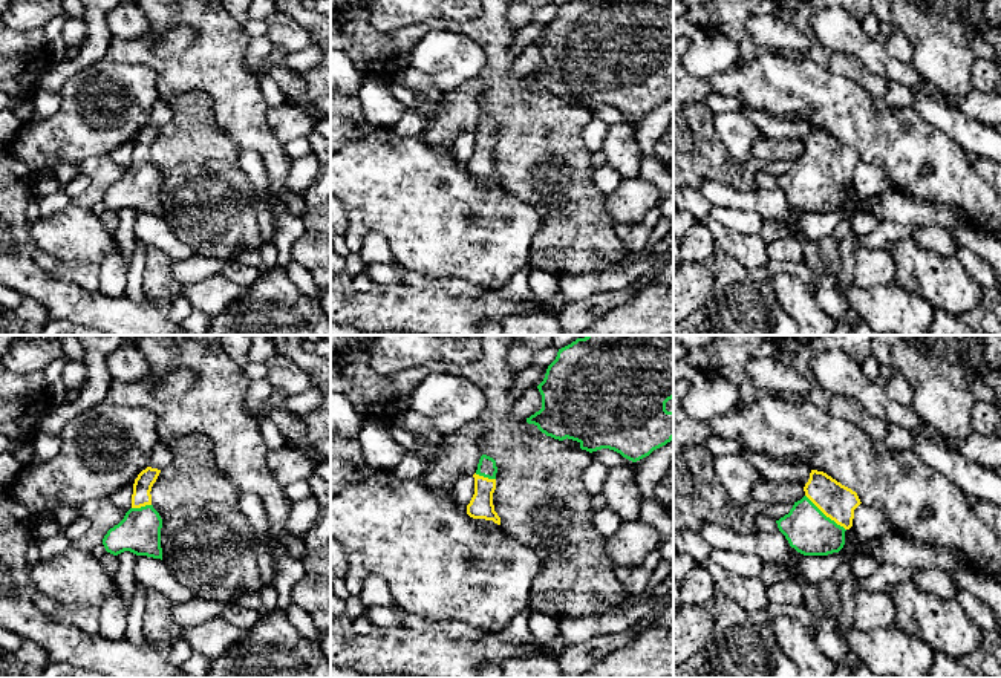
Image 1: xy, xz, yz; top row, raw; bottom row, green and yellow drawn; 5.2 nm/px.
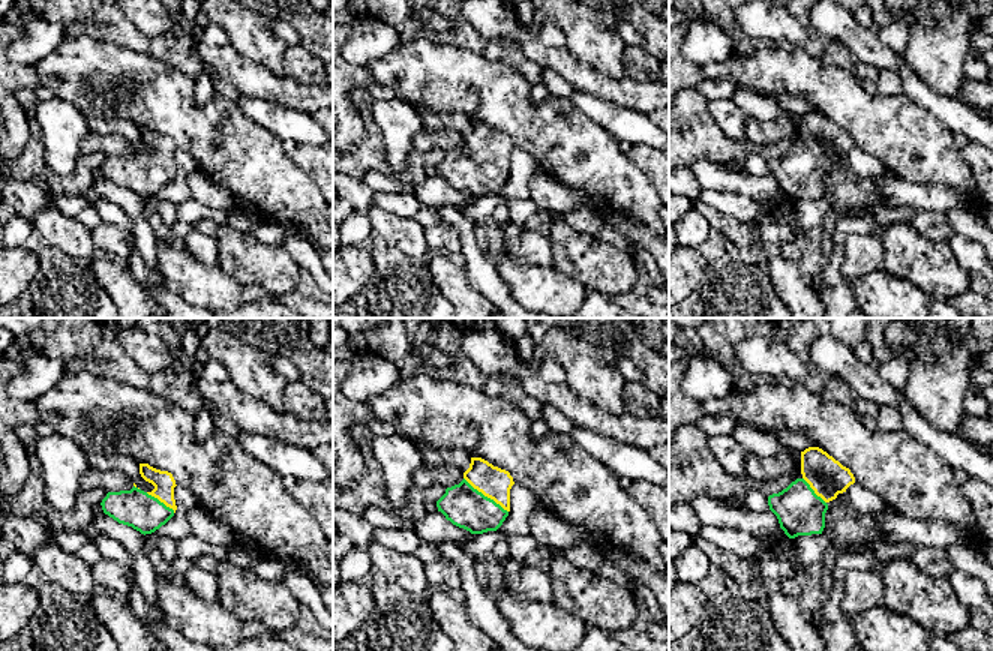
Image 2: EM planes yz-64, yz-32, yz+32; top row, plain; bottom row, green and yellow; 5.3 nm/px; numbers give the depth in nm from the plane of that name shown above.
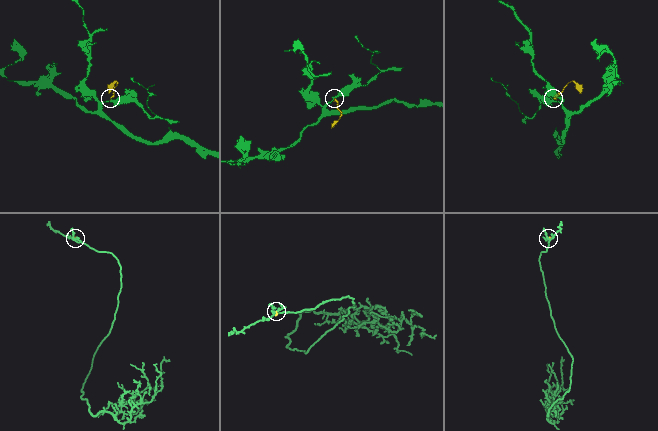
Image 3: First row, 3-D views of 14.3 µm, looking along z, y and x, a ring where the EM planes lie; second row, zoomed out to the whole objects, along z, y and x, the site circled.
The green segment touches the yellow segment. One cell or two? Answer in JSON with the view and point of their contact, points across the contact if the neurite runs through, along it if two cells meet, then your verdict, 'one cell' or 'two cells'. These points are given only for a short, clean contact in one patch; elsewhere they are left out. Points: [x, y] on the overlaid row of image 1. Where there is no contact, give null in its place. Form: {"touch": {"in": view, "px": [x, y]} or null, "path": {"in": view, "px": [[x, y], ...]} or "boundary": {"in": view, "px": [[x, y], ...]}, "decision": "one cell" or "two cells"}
{"touch": {"in": "yz", "px": [824, 515]}, "path": {"in": "yz", "px": [[805, 527], [811, 527], [824, 515], [836, 501]]}, "decision": "one cell"}

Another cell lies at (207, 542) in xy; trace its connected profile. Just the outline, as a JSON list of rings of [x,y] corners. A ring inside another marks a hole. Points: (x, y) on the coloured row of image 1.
[[[193,433],[170,444],[173,461],[152,487],[152,505],[162,519],[162,562],[196,598],[230,601],[240,594],[260,592],[256,533],[239,507],[239,493],[217,468],[211,441]]]

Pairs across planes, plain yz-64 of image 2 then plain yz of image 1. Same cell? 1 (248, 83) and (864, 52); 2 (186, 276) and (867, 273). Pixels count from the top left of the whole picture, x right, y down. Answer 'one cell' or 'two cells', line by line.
1: one cell
2: two cells

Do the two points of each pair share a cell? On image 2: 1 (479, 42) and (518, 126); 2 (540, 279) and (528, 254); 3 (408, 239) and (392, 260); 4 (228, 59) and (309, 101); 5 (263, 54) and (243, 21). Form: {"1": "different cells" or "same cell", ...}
{"1": "different cells", "2": "different cells", "3": "different cells", "4": "same cell", "5": "same cell"}

